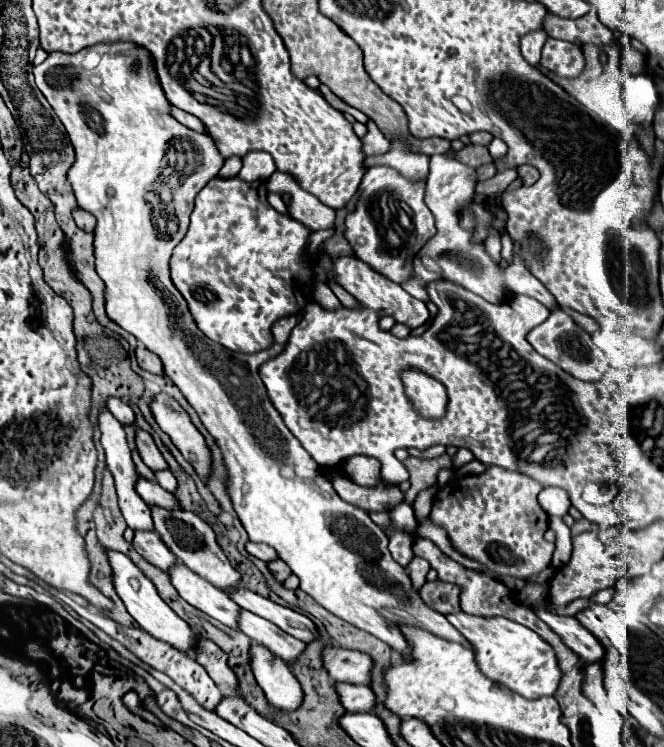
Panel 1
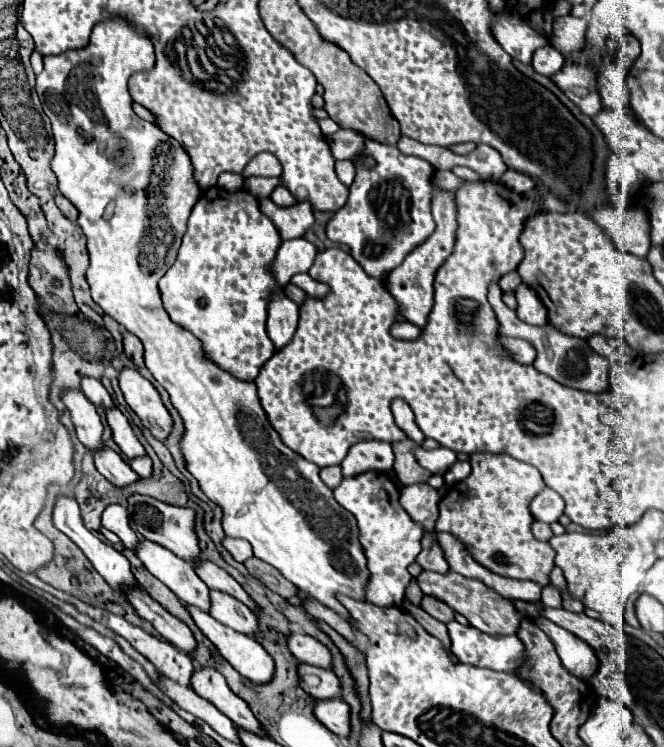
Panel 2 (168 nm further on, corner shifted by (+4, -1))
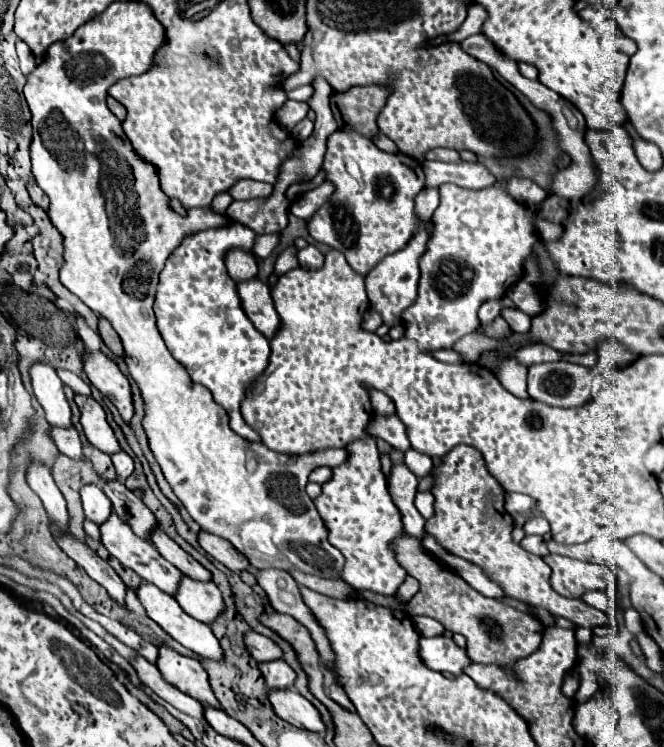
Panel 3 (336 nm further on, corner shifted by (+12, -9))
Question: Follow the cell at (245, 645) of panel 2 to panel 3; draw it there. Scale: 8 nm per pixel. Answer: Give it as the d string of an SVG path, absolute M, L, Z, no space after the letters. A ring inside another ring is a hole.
M142 582L140 586L136 586L136 588L134 588L134 594L138 596L142 608L146 610L146 616L152 618L166 634L170 634L174 640L178 640L182 646L186 646L188 650L196 652L196 654L202 656L202 658L220 660L222 648L220 648L216 636L212 636L212 630L210 630L204 622L198 622L198 620L194 620L192 616L188 616L188 614L178 606L178 602L176 602L170 594L162 592L160 588L156 588L156 586L148 584L148 582Z

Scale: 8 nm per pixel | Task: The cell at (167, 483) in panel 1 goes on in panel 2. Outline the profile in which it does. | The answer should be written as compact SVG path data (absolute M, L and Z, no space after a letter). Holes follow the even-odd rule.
M148 456L130 460L130 466L132 466L132 470L134 470L140 478L150 478L150 476L152 476L152 460L150 460Z

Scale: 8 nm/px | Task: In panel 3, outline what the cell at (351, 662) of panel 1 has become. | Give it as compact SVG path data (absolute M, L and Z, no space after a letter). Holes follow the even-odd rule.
M252 630L244 632L244 646L248 650L248 654L258 660L258 662L268 662L268 660L276 660L282 656L282 650L266 636L256 634Z

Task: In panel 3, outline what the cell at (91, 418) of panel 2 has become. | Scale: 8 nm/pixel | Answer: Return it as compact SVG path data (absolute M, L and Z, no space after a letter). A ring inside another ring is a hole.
M34 362L30 366L30 380L36 400L46 412L46 420L60 428L70 428L70 404L66 402L62 380L48 362Z

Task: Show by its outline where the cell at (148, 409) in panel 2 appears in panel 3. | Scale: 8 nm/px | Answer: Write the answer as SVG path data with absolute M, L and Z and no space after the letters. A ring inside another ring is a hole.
M84 350L84 372L88 380L110 398L110 402L118 408L124 422L132 418L132 392L128 378L120 372L116 362L112 362L100 350Z

